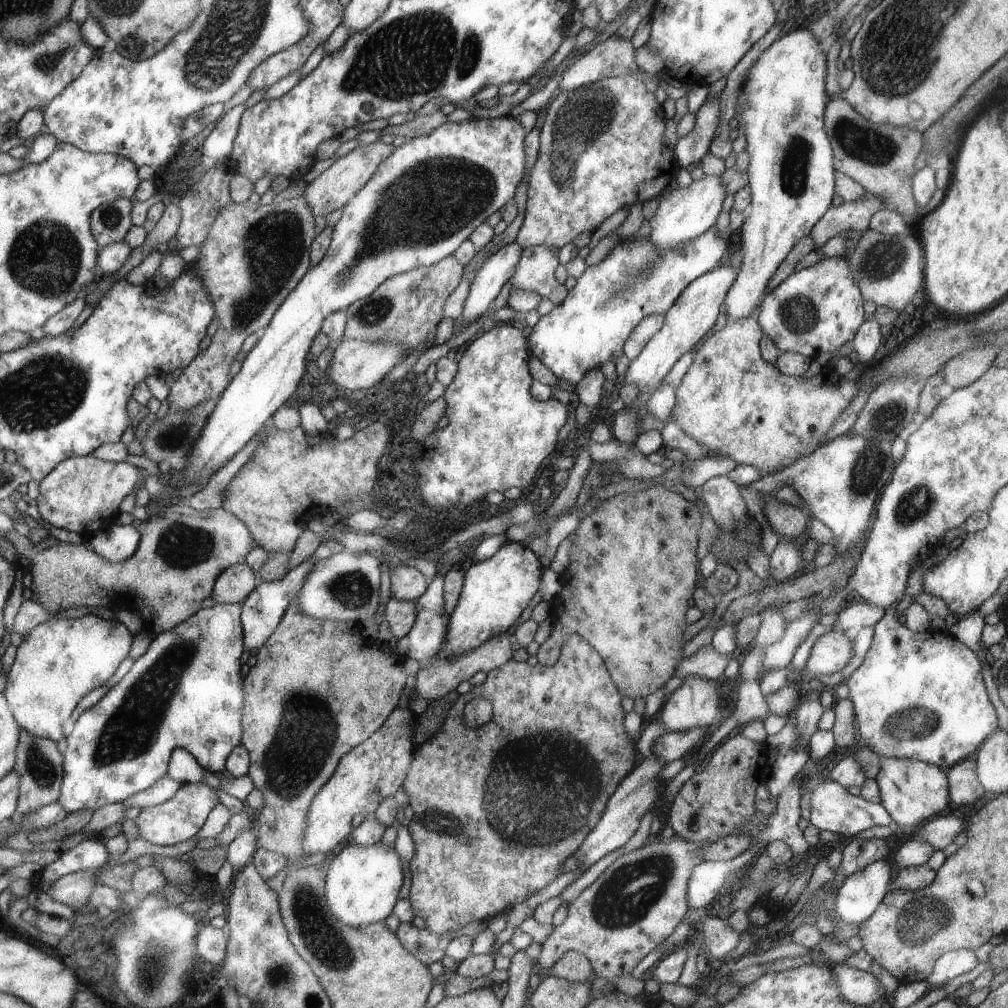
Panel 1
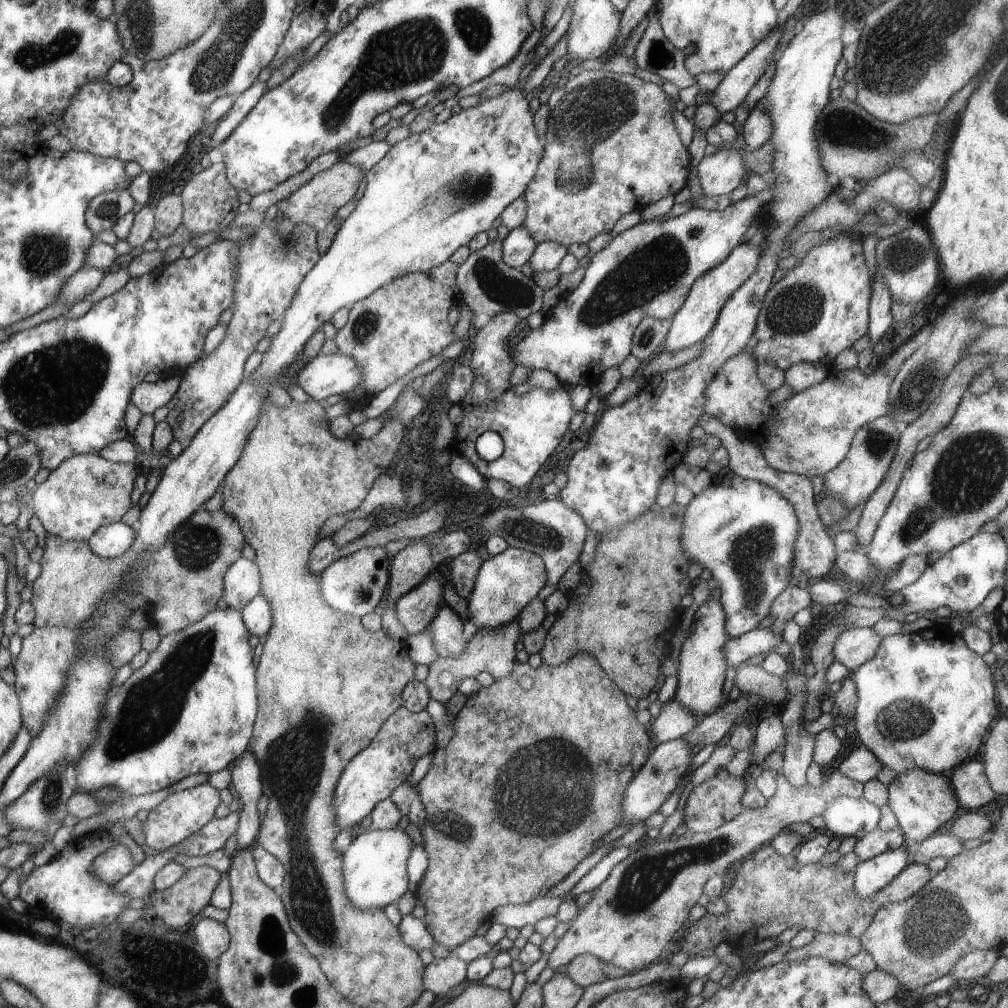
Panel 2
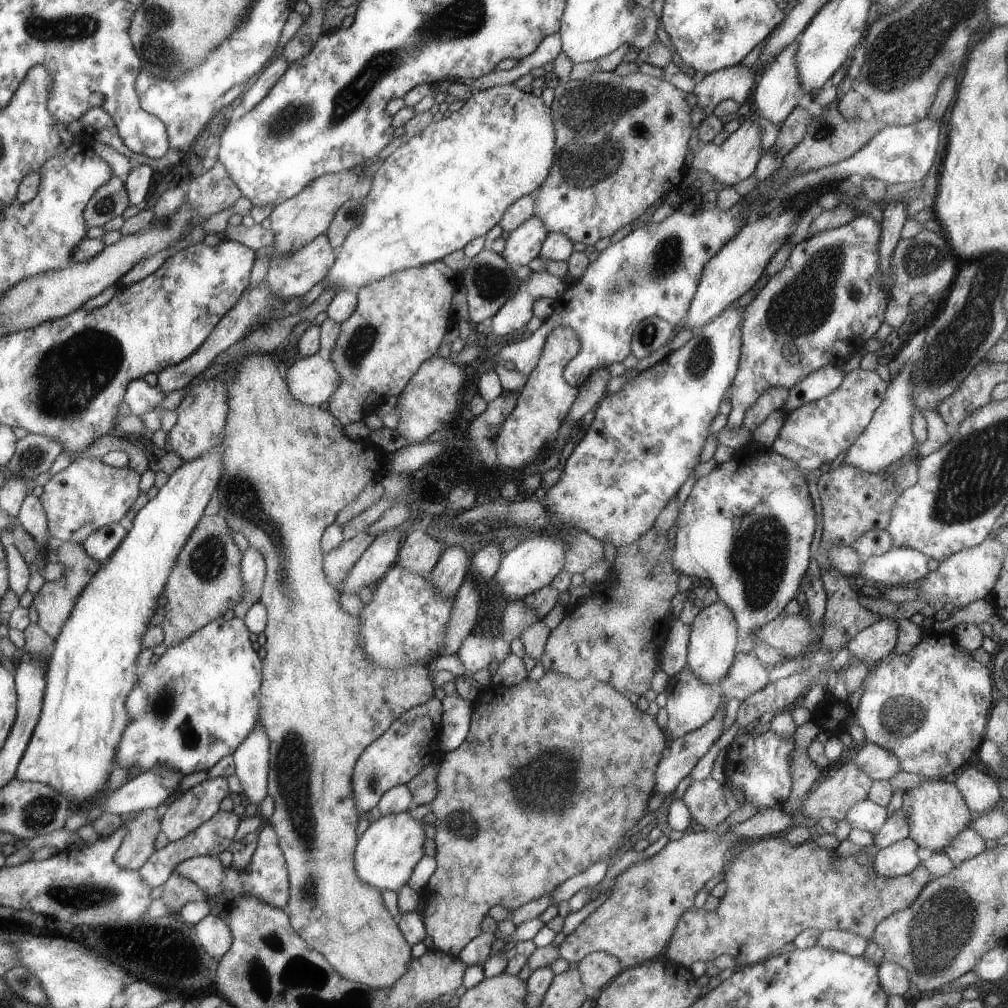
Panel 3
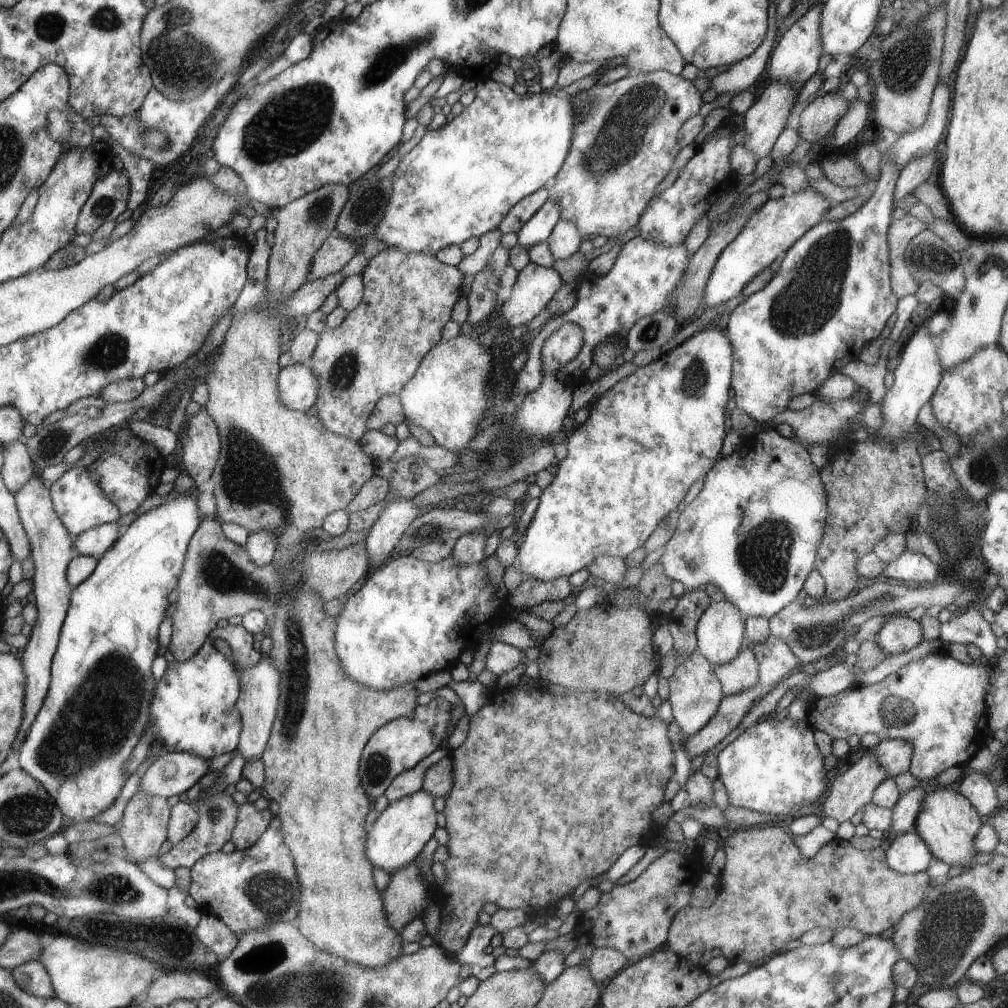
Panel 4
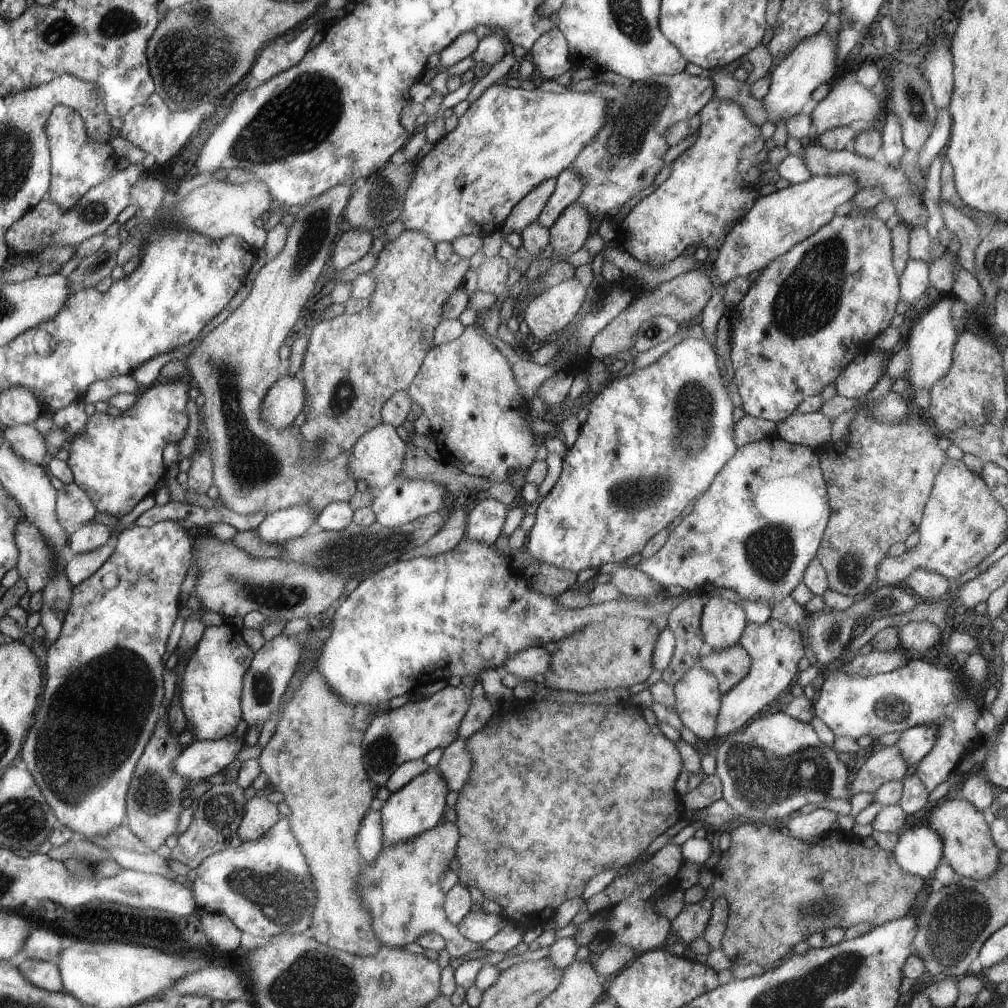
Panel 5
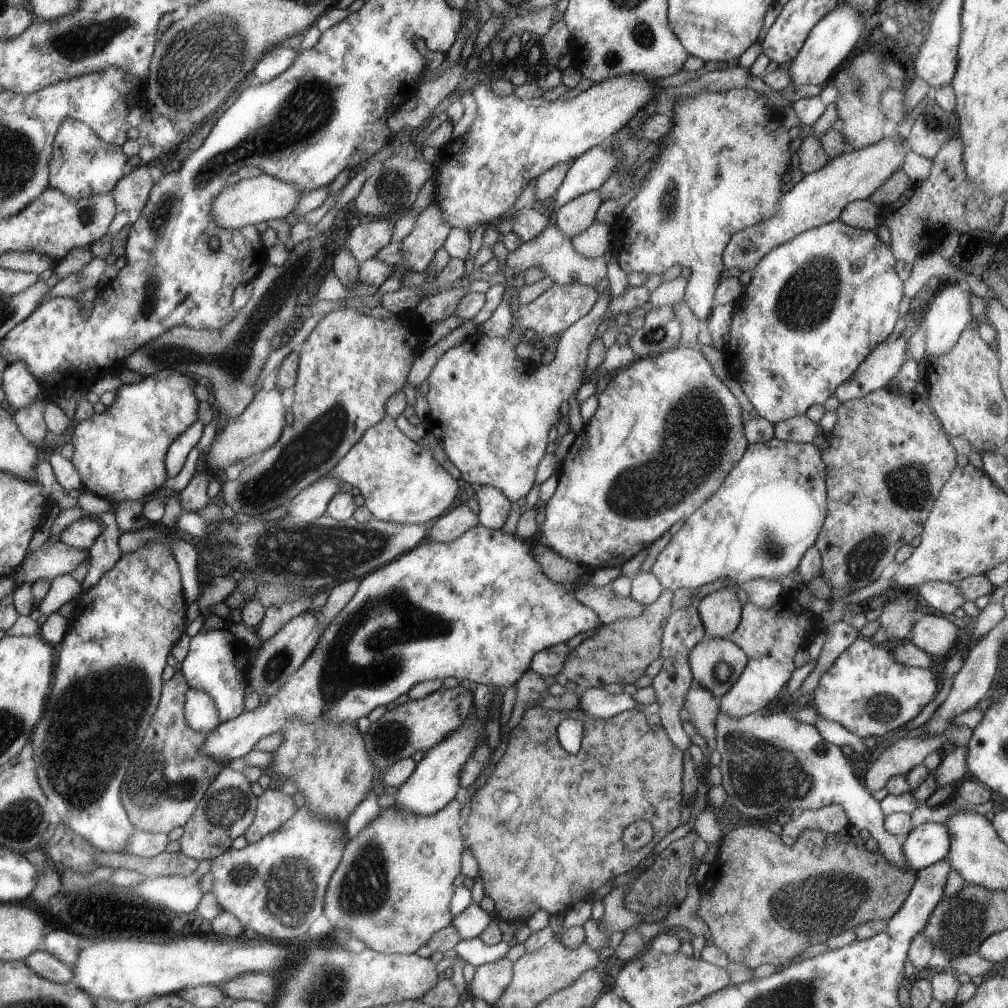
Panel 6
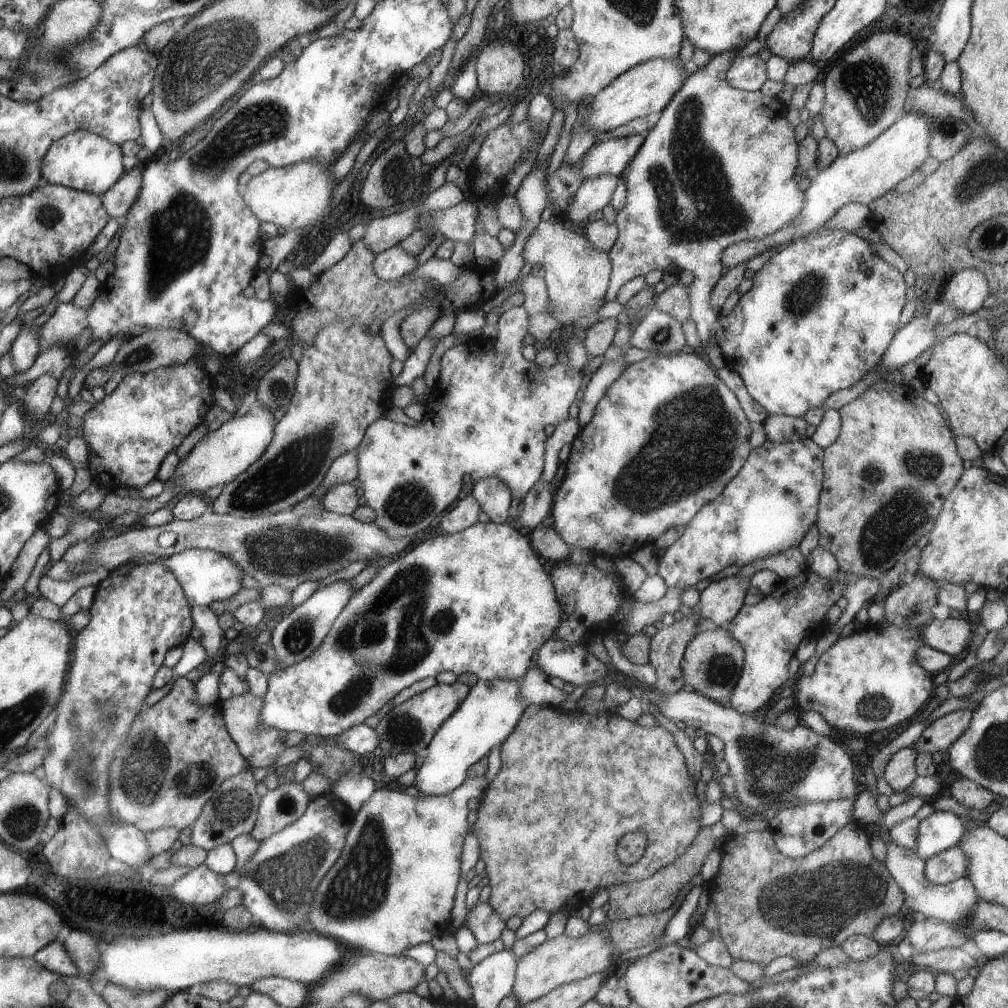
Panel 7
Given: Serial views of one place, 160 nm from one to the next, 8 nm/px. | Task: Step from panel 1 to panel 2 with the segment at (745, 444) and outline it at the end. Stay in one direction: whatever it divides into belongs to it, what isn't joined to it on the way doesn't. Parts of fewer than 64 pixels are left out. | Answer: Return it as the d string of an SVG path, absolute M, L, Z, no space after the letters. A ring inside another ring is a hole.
M751 344L739 352L730 361L726 361L717 371L715 377L707 386L707 405L705 413L717 416L741 437L757 444L768 464L783 473L796 473L807 477L825 475L829 470L835 469L851 450L855 434L878 417L890 415L893 411L891 399L891 377L884 367L868 376L856 366L852 370L843 370L837 374L830 374L820 384L811 386L793 395L792 398L778 402L773 406L766 406L765 400L770 392L763 385L758 375L758 368L754 358Z

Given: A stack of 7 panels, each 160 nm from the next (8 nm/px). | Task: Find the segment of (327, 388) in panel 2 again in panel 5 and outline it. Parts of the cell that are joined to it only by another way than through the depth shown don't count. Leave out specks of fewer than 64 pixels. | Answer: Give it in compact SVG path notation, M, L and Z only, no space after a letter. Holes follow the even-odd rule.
M282 375L268 392L262 406L262 418L270 426L285 429L307 404L306 384L298 376Z

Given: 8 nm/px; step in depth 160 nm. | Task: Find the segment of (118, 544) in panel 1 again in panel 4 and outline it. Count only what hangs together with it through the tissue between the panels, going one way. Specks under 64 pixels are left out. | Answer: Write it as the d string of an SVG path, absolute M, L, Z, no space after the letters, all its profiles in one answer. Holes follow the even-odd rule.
M104 523L80 533L76 537L75 547L81 555L100 558L116 540L117 523Z

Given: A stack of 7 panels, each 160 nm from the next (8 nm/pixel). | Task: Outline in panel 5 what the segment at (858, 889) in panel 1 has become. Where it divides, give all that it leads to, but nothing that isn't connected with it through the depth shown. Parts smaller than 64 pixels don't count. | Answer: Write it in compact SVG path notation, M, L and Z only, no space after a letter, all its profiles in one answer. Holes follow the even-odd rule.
M911 823L893 848L896 862L913 875L928 878L943 857L943 840L928 824Z

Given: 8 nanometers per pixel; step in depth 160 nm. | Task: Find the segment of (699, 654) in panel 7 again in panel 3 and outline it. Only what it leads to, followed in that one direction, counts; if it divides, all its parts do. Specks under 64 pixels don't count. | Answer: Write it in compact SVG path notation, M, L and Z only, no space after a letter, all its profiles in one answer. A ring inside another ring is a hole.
M738 652L726 676L719 682L724 700L744 701L763 689L768 682L769 668L752 652Z

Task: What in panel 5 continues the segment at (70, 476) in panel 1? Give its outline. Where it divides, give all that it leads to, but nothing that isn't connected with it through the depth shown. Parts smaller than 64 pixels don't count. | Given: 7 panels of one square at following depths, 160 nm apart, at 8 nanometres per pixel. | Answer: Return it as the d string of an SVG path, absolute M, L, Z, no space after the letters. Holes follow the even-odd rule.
M76 482L58 491L57 516L68 536L96 516L98 505Z

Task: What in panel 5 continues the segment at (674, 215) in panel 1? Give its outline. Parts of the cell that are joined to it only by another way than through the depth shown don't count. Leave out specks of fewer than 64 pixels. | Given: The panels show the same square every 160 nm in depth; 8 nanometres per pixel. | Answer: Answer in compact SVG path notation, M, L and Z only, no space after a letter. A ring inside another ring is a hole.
M828 32L816 33L800 41L787 57L780 60L770 74L770 90L763 98L768 121L775 123L780 118L786 121L789 116L800 113L820 84L837 80L834 75L840 66L836 57L837 42L838 37L832 37Z

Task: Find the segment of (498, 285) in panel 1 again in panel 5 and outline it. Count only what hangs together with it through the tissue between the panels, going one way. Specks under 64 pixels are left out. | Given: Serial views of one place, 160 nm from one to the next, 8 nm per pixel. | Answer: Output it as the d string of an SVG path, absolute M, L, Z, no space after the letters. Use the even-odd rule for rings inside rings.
M572 164L570 168L563 170L556 178L557 183L554 192L537 218L547 229L556 222L565 208L577 202L577 198L583 191L583 184L575 175L574 168L575 165Z

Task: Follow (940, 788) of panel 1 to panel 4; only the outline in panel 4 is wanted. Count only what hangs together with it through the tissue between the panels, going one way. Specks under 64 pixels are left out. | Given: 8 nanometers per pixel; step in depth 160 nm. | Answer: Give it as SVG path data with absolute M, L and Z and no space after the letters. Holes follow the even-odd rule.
M950 786L938 791L929 790L922 803L922 810L915 822L915 831L931 847L932 854L950 866L972 864L977 854L975 838L983 825L979 812L965 796Z

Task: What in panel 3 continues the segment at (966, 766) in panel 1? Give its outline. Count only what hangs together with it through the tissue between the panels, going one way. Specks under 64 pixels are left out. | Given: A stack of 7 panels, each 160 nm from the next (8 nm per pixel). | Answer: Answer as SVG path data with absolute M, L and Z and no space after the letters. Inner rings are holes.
M971 765L962 772L955 785L968 808L976 814L994 809L1002 798L995 776Z

